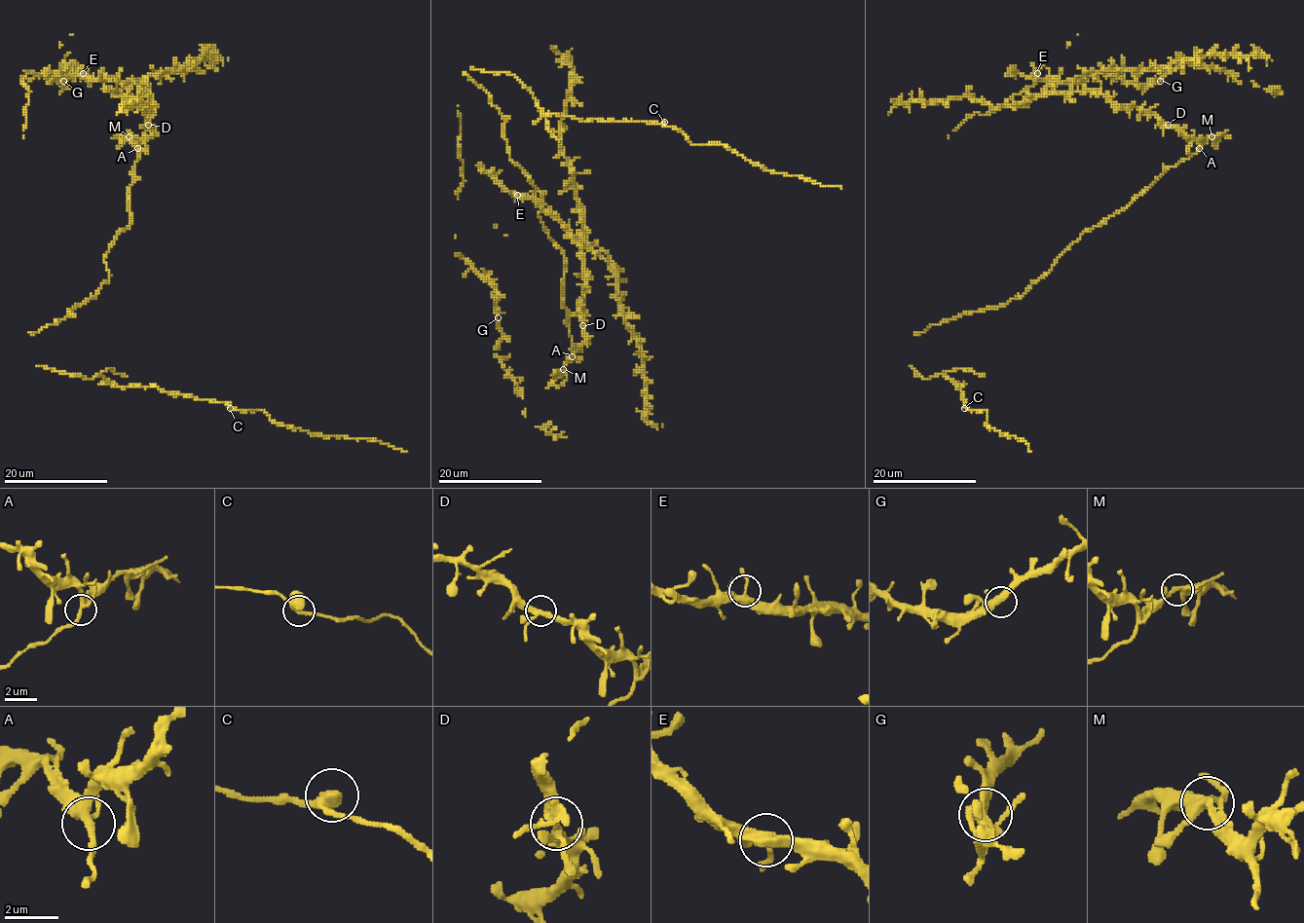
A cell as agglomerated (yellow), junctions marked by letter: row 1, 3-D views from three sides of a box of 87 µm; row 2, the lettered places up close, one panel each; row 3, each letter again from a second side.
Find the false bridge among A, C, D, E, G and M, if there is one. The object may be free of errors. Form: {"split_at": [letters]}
{"split_at": ["A"]}

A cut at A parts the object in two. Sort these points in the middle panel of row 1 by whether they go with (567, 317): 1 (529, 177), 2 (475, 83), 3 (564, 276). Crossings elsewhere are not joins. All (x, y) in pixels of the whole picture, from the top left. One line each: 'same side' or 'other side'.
1: same side
2: same side
3: same side

